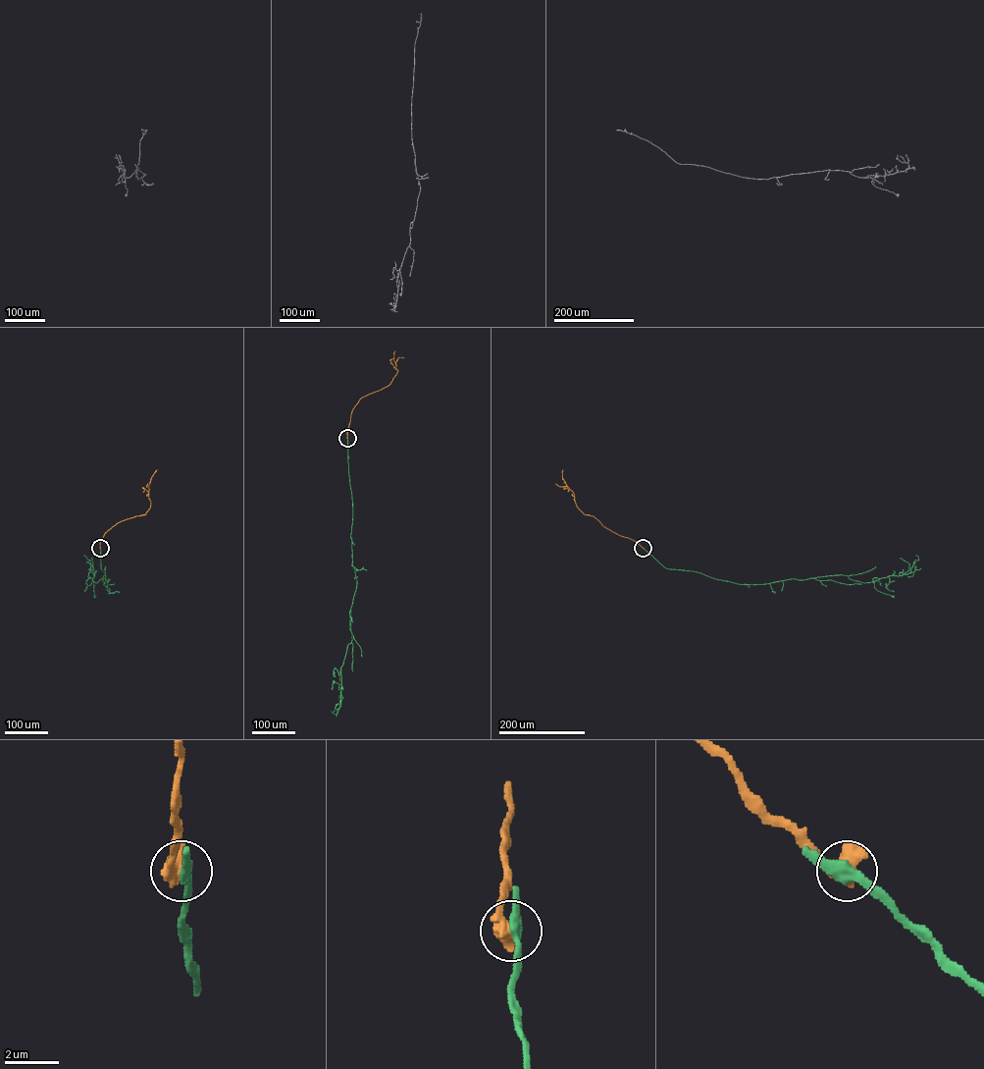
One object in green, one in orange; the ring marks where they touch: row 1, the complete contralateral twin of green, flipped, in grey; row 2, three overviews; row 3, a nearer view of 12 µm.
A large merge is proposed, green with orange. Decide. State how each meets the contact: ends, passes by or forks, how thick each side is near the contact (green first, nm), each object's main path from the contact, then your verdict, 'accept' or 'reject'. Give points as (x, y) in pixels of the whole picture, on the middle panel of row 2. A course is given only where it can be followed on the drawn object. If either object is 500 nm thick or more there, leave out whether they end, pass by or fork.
calibres 360 and 750 nm; course green (347, 438), (353, 507), (352, 565), (357, 583), (350, 611), (352, 640), (340, 670), (341, 688); course orange (347, 438), (353, 408), (362, 397), (389, 385), (397, 371), (397, 358), (404, 358); reject

